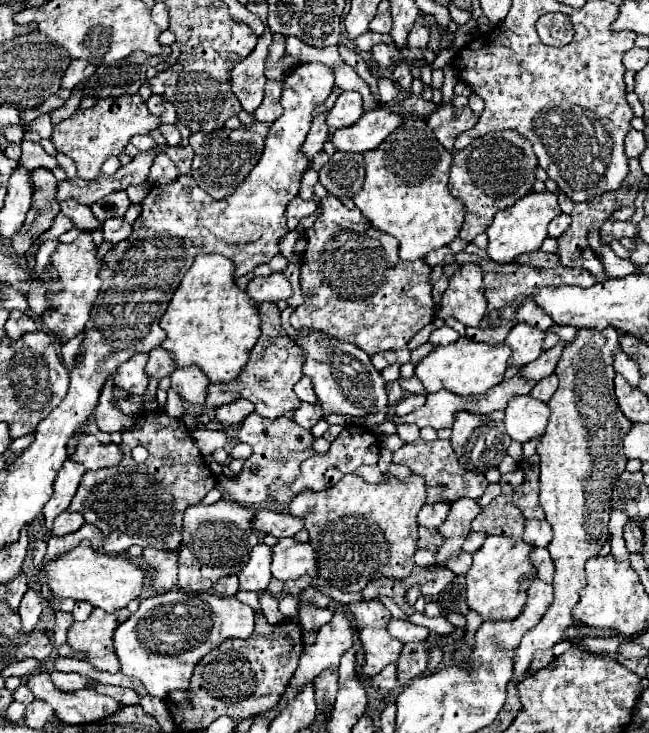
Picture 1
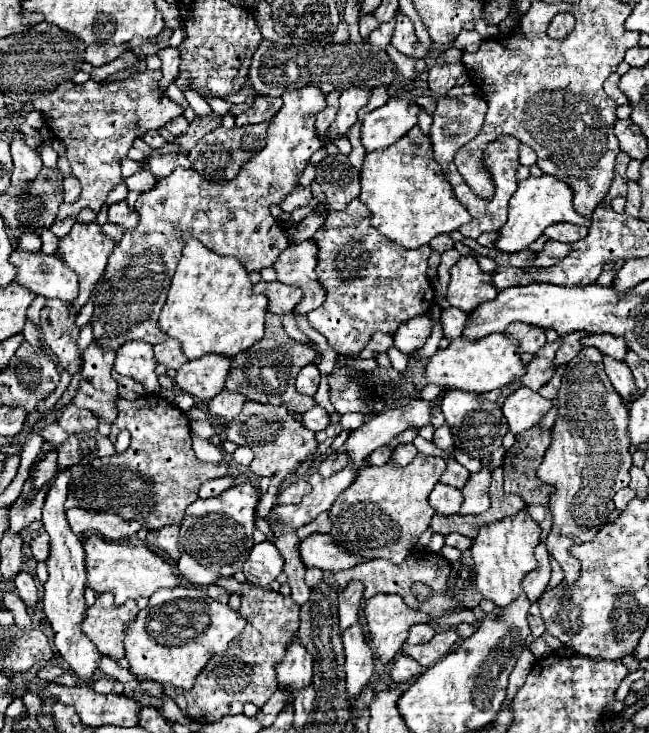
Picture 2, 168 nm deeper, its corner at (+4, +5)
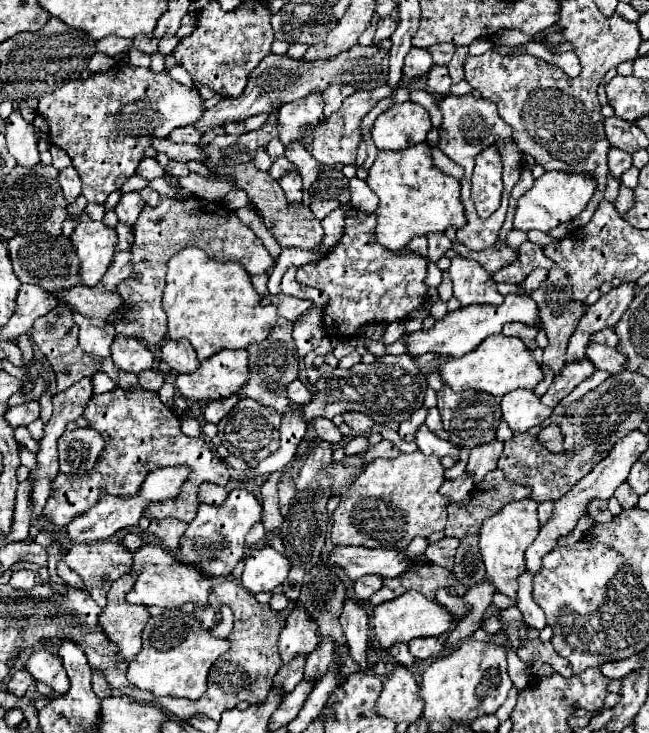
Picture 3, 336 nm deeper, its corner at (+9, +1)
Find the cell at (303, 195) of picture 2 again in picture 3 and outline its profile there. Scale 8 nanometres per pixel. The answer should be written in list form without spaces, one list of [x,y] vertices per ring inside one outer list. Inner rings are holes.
[[[288,171],[278,179],[278,183],[290,201],[302,201],[302,177],[298,171]]]

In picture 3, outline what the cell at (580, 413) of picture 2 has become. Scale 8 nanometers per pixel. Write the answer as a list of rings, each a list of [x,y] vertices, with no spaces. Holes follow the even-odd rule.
[[[606,501],[592,503],[592,505],[590,505],[588,515],[590,515],[590,517],[594,517],[594,523],[602,523],[602,521],[610,521],[610,519],[612,519],[612,513],[610,513],[610,509],[608,509],[608,503],[606,503]]]

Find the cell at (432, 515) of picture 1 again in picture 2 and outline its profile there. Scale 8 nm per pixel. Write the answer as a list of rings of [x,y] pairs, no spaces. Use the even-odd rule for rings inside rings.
[[[439,483],[429,495],[429,505],[435,509],[435,513],[441,513],[441,515],[459,513],[461,501],[463,501],[461,491],[451,485],[443,485],[443,483]]]

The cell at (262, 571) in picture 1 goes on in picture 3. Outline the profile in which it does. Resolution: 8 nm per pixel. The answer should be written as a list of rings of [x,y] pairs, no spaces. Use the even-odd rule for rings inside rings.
[[[264,547],[254,551],[246,559],[242,585],[252,593],[272,591],[274,587],[282,585],[282,581],[288,577],[288,571],[290,571],[290,561],[276,549]]]

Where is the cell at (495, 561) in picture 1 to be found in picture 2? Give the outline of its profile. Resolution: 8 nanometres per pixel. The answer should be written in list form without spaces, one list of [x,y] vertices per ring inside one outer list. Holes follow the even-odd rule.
[[[521,511],[521,515],[501,519],[499,523],[489,523],[479,531],[479,535],[473,539],[471,557],[477,573],[475,587],[483,599],[493,601],[497,607],[507,607],[523,593],[521,583],[537,563],[533,557],[533,549],[539,543],[539,535],[539,525],[525,511]]]

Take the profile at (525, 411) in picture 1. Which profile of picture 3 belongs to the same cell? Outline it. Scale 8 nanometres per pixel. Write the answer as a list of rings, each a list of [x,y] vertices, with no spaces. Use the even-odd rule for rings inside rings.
[[[514,389],[502,397],[502,415],[512,431],[528,431],[552,415],[532,389]]]

